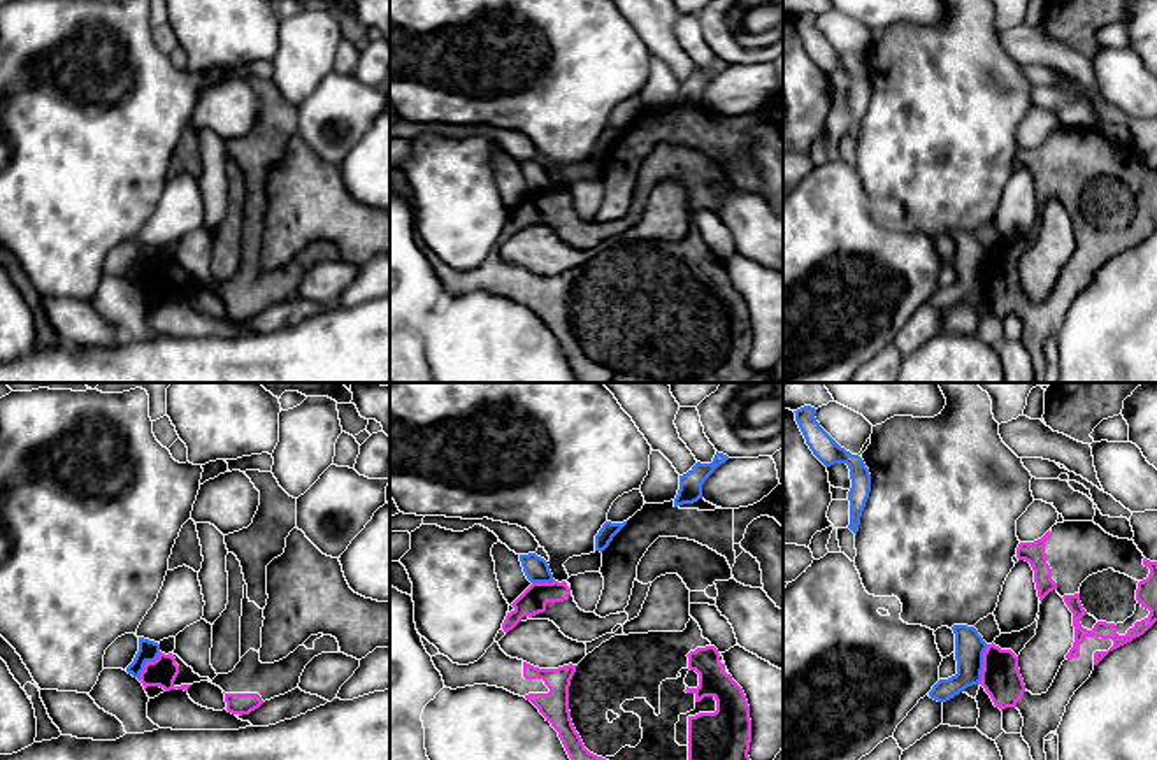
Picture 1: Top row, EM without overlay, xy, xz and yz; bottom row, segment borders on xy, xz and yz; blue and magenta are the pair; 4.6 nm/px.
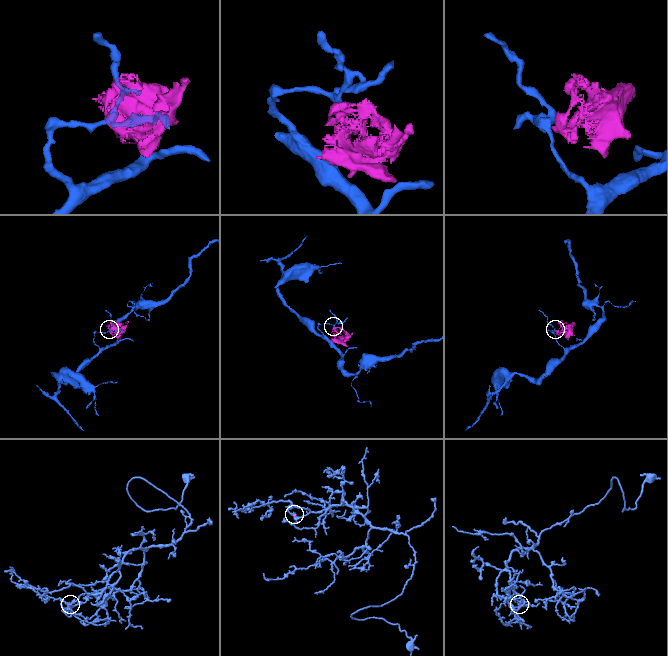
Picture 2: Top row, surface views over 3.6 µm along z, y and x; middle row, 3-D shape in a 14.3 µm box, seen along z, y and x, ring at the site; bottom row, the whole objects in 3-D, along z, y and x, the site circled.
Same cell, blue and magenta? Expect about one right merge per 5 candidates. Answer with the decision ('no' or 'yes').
no

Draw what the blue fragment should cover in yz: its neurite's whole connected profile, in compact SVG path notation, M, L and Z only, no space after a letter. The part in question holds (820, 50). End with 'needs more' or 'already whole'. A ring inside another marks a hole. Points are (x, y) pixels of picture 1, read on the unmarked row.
M804 12L795 19L795 28L806 46L806 51L813 61L825 72L846 70L850 75L852 95L848 98L850 107L850 132L848 135L857 142L860 123L866 114L871 98L871 81L864 67L859 61L852 61L841 54L816 28L816 16Z; already whole

